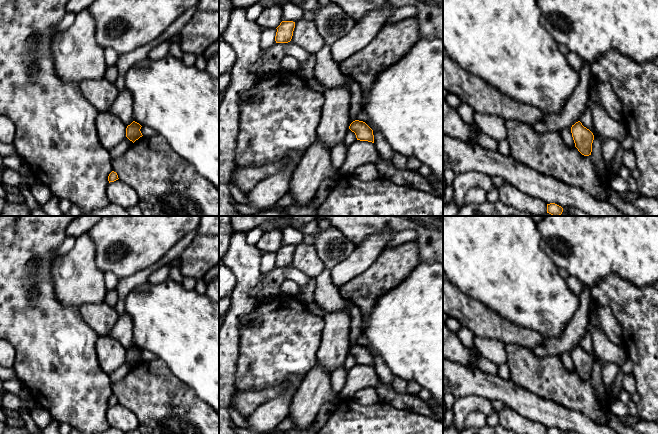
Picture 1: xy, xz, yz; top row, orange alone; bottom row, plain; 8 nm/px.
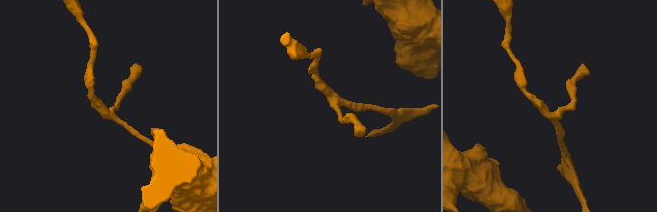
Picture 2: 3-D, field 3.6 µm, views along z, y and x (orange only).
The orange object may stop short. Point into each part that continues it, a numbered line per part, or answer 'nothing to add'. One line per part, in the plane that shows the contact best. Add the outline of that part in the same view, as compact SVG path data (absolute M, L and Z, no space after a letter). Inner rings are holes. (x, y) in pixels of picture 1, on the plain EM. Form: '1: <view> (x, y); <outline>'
nothing to add

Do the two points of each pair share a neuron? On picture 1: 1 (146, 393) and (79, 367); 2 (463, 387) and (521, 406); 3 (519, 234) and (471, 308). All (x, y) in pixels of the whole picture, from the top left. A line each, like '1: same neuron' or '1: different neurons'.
1: different neurons
2: same neuron
3: different neurons

